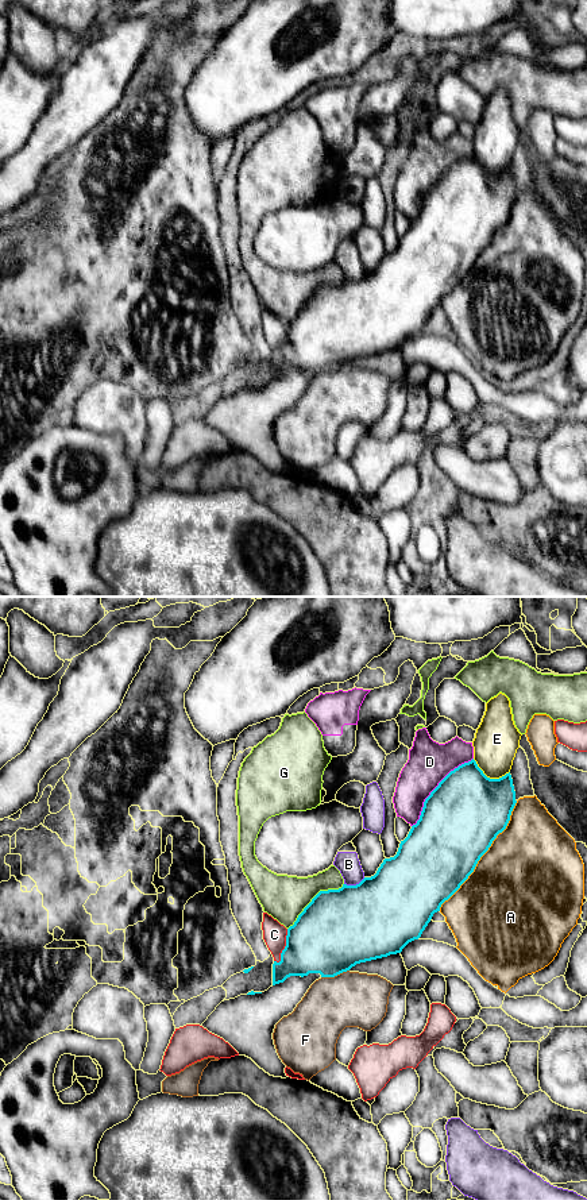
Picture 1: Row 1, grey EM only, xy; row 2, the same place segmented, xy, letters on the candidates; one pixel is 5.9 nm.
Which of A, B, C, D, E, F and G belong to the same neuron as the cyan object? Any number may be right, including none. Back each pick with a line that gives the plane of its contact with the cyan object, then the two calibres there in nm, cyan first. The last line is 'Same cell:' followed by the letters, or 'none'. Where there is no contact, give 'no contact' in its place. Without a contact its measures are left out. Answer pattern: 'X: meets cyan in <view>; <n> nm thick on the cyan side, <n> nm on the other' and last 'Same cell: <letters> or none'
Same cell: none

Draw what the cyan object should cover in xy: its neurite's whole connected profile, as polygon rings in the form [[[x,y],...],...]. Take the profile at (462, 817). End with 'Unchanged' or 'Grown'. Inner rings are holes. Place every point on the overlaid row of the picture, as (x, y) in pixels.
[[[474,759],[451,771],[425,799],[420,819],[412,826],[408,837],[401,841],[394,857],[385,858],[374,876],[364,877],[356,885],[343,884],[339,890],[320,891],[304,908],[294,925],[287,929],[286,946],[281,953],[281,961],[274,961],[273,964],[273,985],[283,983],[290,976],[304,977],[309,973],[320,973],[321,977],[335,977],[350,971],[356,964],[401,953],[409,942],[421,937],[433,914],[440,911],[441,904],[448,900],[474,872],[480,857],[488,850],[497,836],[506,829],[515,803],[515,791],[510,772],[499,779],[490,779],[483,773]]]. Unchanged

